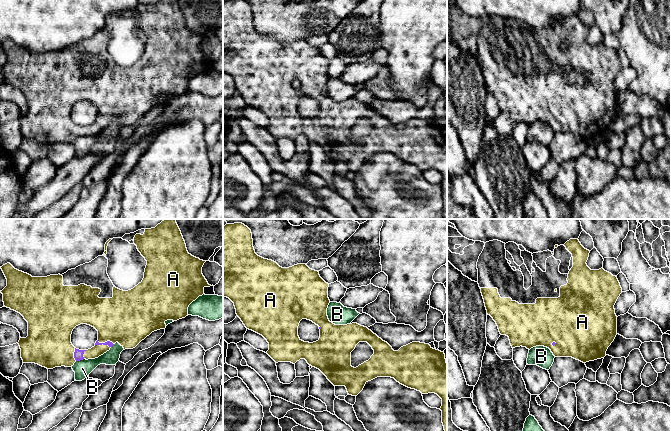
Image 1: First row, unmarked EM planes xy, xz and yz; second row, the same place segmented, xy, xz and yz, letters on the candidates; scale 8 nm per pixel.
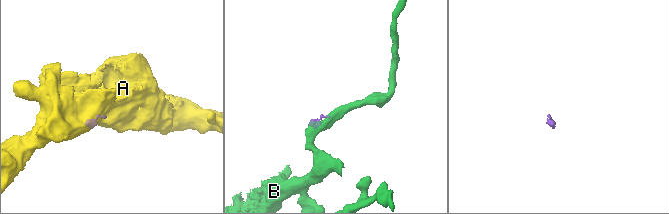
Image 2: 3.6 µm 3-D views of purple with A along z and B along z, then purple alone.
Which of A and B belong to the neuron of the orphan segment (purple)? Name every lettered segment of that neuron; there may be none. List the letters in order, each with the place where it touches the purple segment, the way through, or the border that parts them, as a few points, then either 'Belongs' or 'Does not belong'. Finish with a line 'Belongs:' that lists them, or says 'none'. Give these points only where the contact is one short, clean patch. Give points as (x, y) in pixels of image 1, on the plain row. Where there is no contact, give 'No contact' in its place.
A: Touches purple at xy (105, 118). Path across: xy (110, 120), (105, 118), (107, 112), (125, 94). Belongs
B: Touches purple at xy (79, 136). Does not belong
Belongs: A

